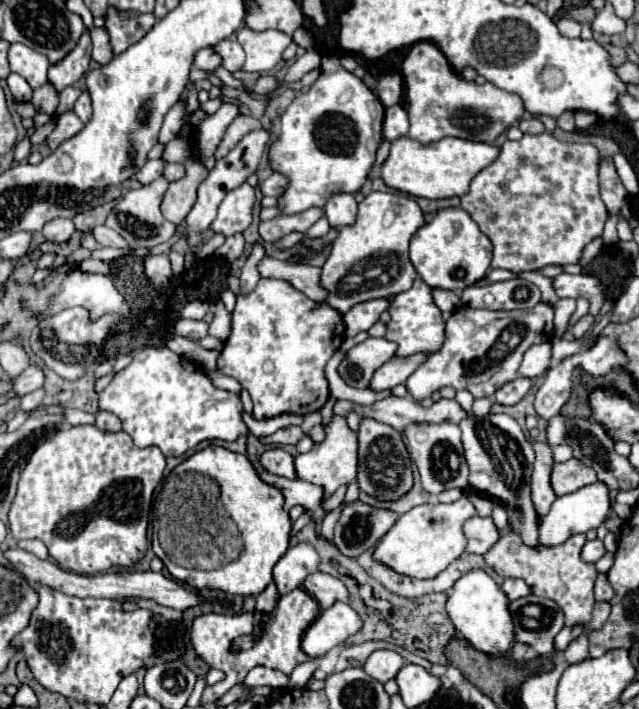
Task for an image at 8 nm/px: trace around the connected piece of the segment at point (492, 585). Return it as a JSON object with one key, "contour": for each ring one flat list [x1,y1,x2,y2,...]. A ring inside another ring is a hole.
{"contour":[[470,569,452,585,452,595,448,595,446,611,456,627,456,633,464,637,470,645,474,645,478,651,502,655,512,647,514,633,512,619,508,613,508,597,484,569]]}

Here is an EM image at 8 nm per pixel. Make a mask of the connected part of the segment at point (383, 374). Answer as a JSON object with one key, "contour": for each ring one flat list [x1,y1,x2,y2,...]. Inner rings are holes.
{"contour":[[414,355,408,359,400,359,400,357,392,357,388,363,384,363,374,377,370,379,370,389,372,391,386,391,392,389,400,383,404,383,412,371,416,371,416,367,420,367,420,363,424,363,424,355]]}

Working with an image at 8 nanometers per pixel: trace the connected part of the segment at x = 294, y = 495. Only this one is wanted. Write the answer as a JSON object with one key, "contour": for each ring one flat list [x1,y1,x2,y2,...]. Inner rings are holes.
{"contour":[[262,467,256,469,256,473,260,475,260,479,264,479,264,483,274,485,276,489,280,489,284,493,284,509,290,511,294,505,302,505,304,509,318,509,320,501,322,501,322,493,324,489,318,485,312,485,308,481,302,479,286,479,280,475,272,475,270,471,264,471]]}

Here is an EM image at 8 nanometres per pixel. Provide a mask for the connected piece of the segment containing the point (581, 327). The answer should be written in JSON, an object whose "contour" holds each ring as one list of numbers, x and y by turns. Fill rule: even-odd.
{"contour":[[584,315,570,331,572,331,572,335,574,335,576,339,580,339,580,337,584,337,584,333,586,333,592,325,594,325,594,317,592,317,592,315]]}

